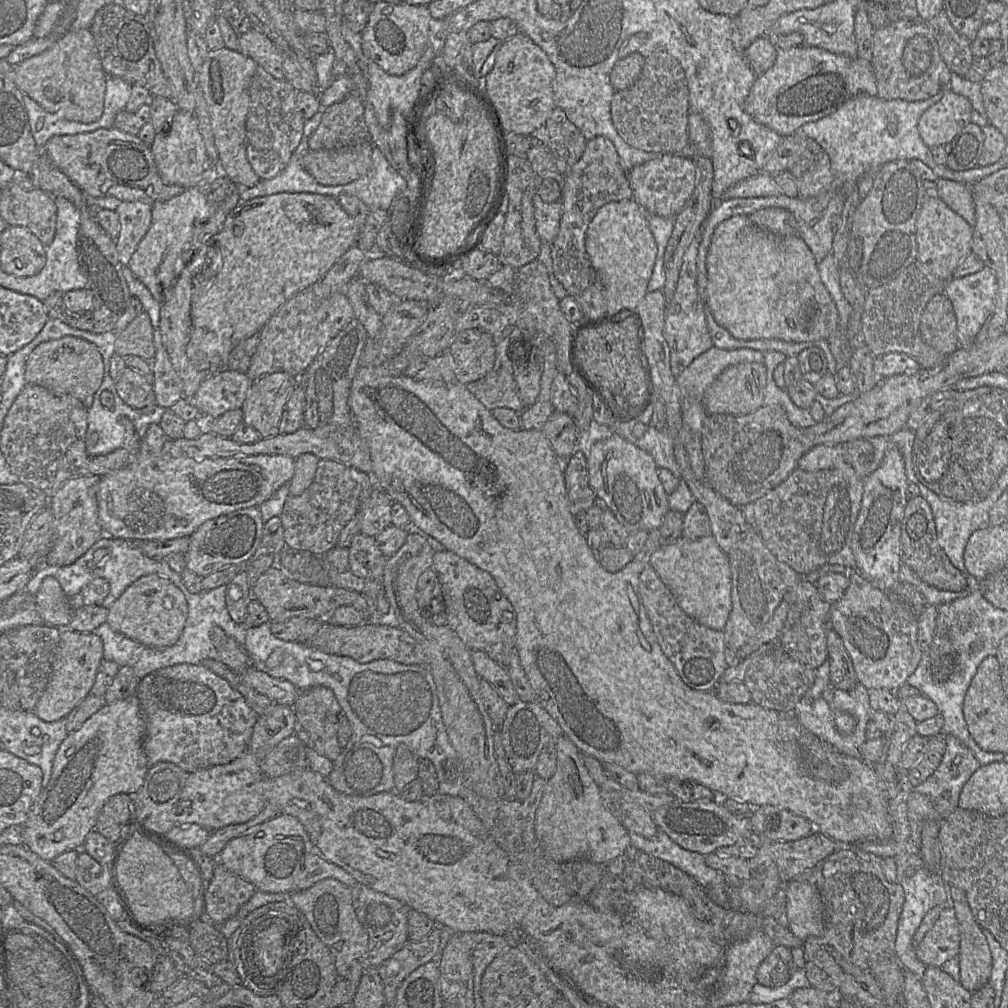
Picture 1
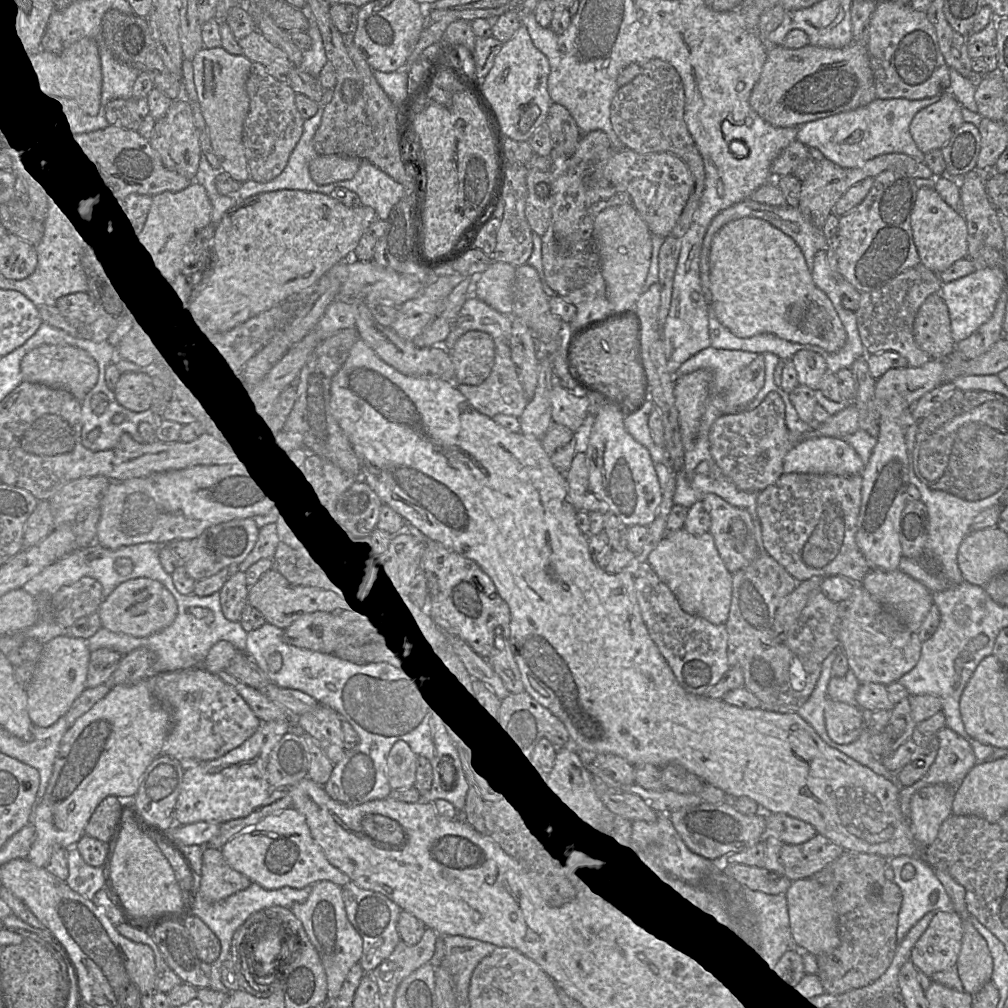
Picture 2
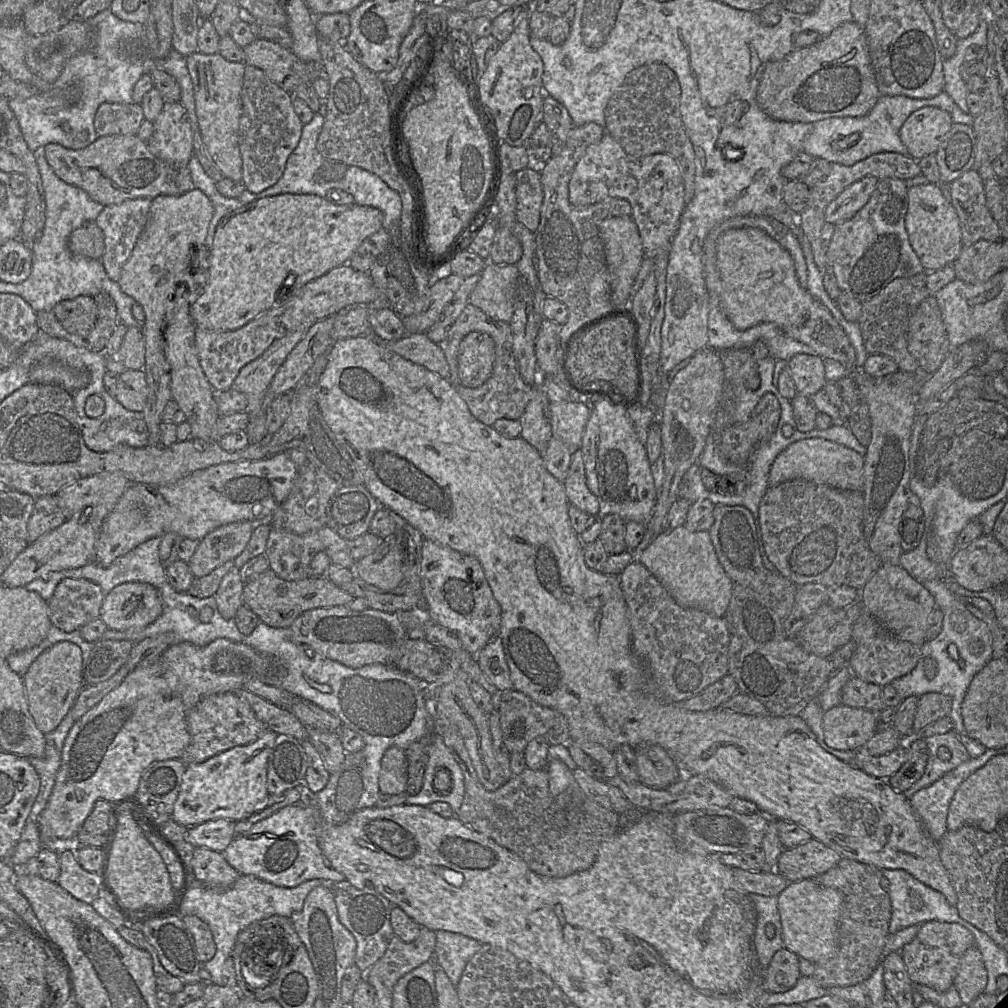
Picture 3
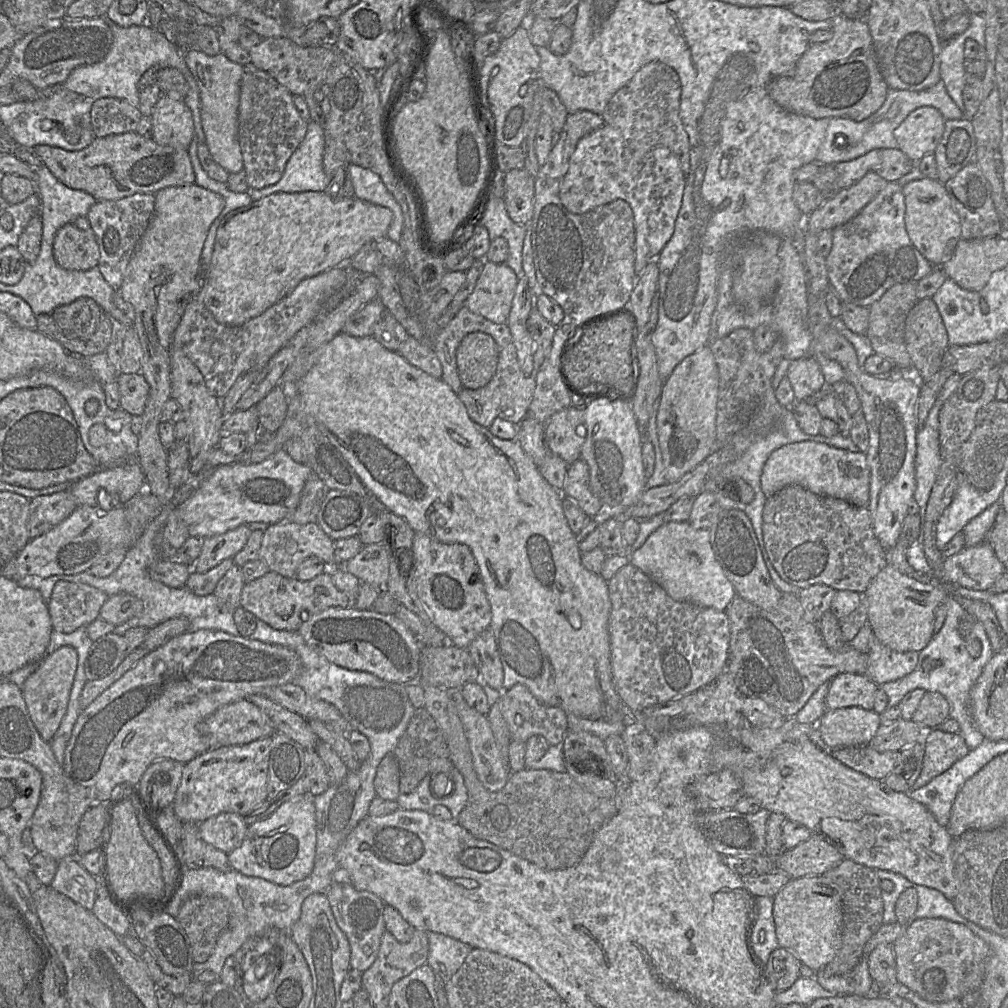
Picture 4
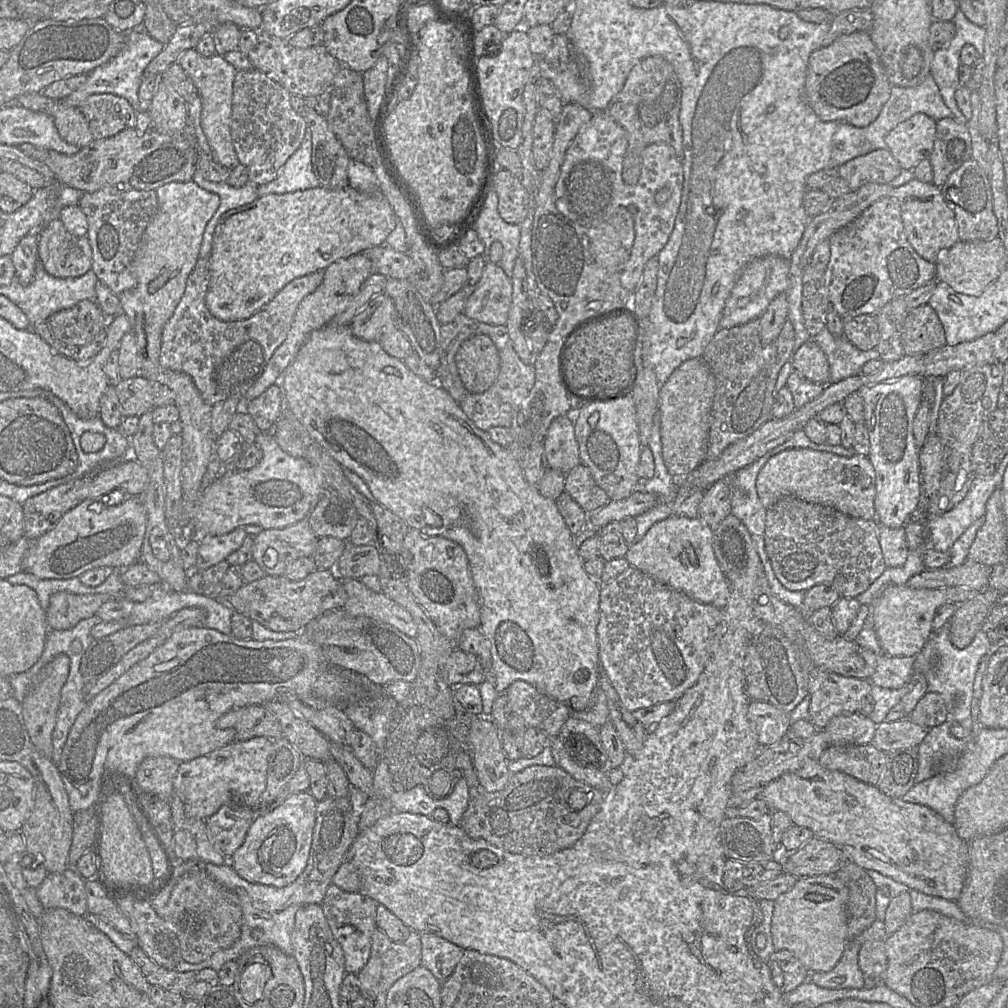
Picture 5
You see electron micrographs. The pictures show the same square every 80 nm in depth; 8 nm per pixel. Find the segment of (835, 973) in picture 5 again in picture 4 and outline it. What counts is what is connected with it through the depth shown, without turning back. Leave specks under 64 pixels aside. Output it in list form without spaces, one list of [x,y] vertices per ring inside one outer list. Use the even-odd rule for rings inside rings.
[[[866,957],[854,967],[854,969],[842,975],[823,975],[822,971],[816,971],[815,979],[828,991],[838,995],[857,995],[865,997],[872,988],[873,979],[868,970]]]

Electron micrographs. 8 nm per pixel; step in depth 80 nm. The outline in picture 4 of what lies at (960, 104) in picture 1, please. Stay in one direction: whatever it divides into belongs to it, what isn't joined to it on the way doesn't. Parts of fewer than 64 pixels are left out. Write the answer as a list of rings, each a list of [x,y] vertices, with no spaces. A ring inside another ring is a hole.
[[[924,106],[914,110],[893,131],[898,149],[914,164],[933,154],[943,135],[945,121],[934,107]]]

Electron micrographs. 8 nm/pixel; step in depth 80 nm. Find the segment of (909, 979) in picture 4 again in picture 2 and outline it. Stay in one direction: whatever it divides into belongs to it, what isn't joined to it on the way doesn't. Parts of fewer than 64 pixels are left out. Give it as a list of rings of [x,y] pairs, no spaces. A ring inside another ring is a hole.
[[[956,911],[937,912],[914,944],[910,961],[931,977],[956,965],[963,938],[963,920]]]

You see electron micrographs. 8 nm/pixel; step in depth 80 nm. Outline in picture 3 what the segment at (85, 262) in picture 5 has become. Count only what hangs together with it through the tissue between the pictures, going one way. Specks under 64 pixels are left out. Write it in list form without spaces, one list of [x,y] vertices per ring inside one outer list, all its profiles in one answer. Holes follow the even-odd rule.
[[[95,221],[87,222],[71,233],[68,247],[76,256],[100,260],[105,250],[104,233]]]

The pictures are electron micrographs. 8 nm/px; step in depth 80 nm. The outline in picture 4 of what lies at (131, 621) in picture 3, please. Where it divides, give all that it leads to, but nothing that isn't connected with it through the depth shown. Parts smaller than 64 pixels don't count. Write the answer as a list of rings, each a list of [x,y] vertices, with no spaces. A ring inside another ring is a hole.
[[[118,593],[109,596],[100,608],[99,618],[118,626],[143,611],[143,602],[137,597]]]

